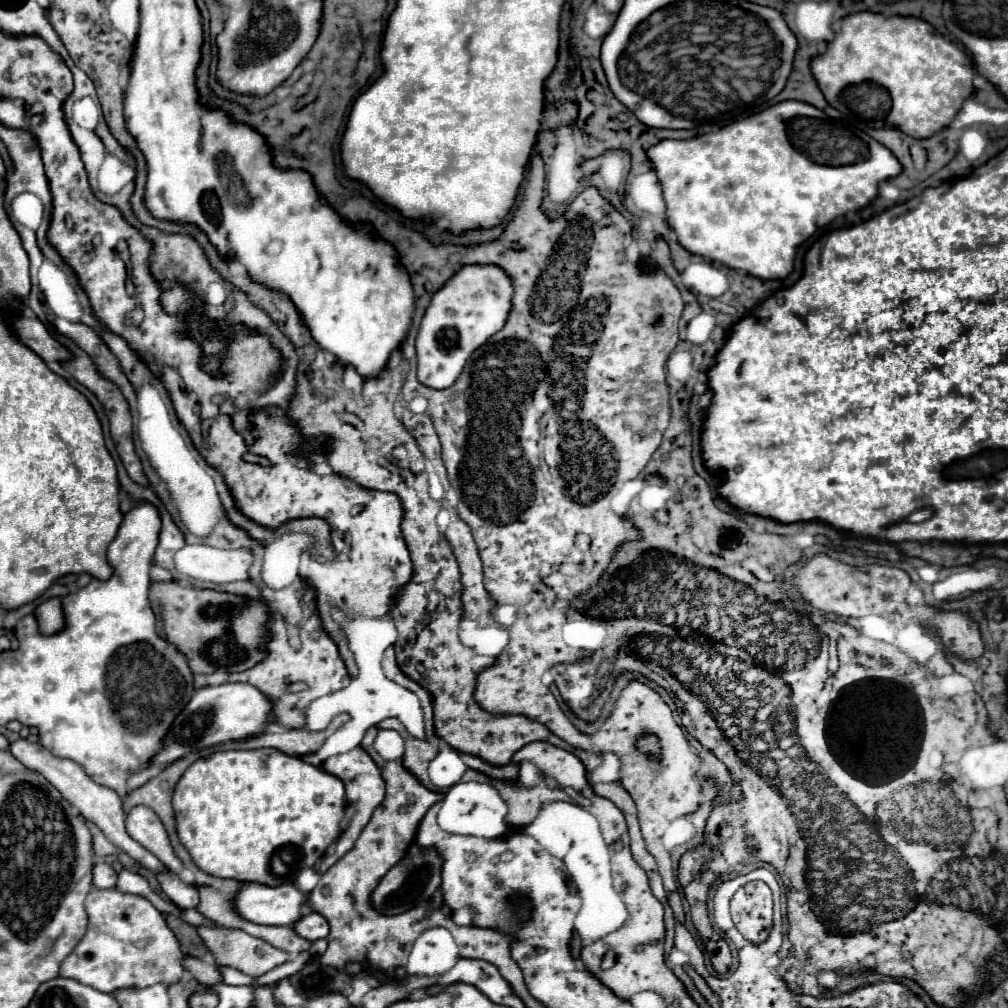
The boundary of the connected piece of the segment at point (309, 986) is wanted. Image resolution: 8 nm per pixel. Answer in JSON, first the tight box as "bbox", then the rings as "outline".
{"bbox":[289,959,353,999],"outline":[[[319,959],[309,961],[299,973],[291,975],[289,981],[299,991],[299,995],[307,999],[319,997],[325,993],[341,993],[347,997],[353,991],[351,987],[353,977],[349,973],[323,965]]]}

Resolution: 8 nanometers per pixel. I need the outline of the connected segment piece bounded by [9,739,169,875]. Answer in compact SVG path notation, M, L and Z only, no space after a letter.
M19 739L15 743L9 745L9 751L29 769L33 771L39 771L53 787L57 787L61 791L61 795L81 811L81 815L87 819L87 821L93 821L103 833L105 837L119 849L119 851L125 851L133 861L137 861L143 869L147 869L149 873L155 875L155 871L169 871L167 867L163 867L163 863L159 863L159 859L155 859L155 855L151 855L145 847L141 847L139 843L135 843L135 839L131 839L127 835L127 829L125 829L125 811L123 811L123 799L113 791L113 789L107 789L103 785L97 785L93 783L87 773L75 763L75 761L69 761L69 759L61 759L61 757L55 757L53 753L49 753L43 745L39 743L29 743L27 739Z

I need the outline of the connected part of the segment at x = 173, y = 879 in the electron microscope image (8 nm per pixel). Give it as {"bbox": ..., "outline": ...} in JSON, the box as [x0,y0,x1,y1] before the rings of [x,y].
{"bbox":[157,873,199,909],"outline":[[[161,873],[157,875],[161,881],[161,889],[165,895],[181,909],[195,909],[195,903],[199,903],[199,891],[195,885],[187,885],[179,879],[177,873]]]}

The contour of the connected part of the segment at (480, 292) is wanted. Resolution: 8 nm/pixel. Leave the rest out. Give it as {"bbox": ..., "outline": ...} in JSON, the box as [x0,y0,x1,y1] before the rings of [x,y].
{"bbox":[417,265,515,389],"outline":[[[495,265],[461,267],[431,299],[427,315],[421,319],[417,335],[417,377],[423,385],[433,389],[445,389],[461,375],[467,359],[479,349],[491,335],[501,331],[511,313],[511,299],[515,287],[511,277]]]}

